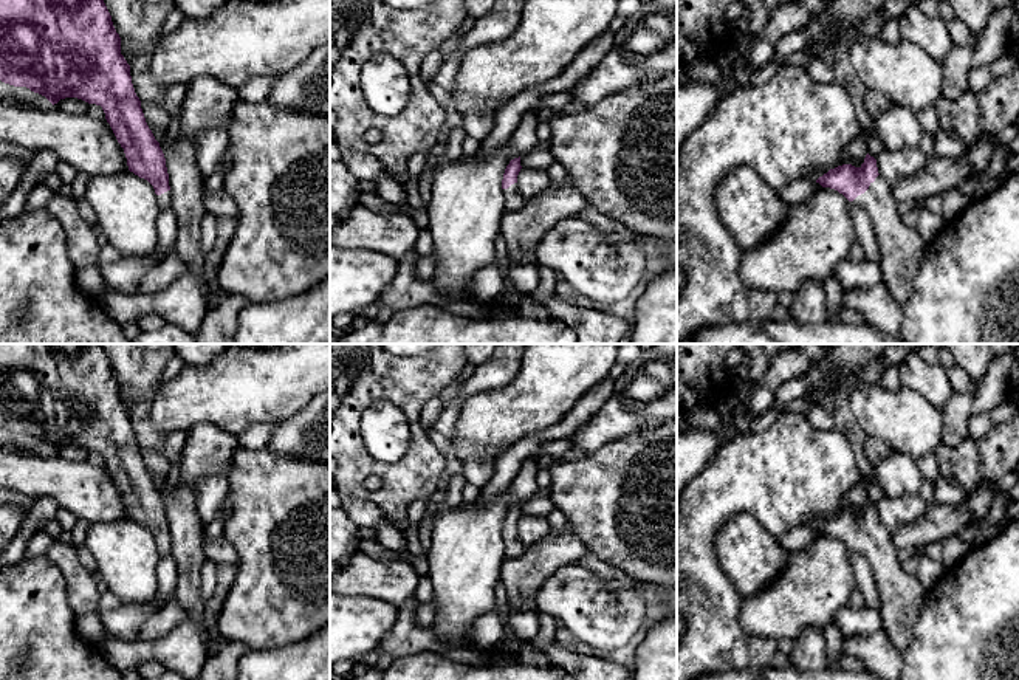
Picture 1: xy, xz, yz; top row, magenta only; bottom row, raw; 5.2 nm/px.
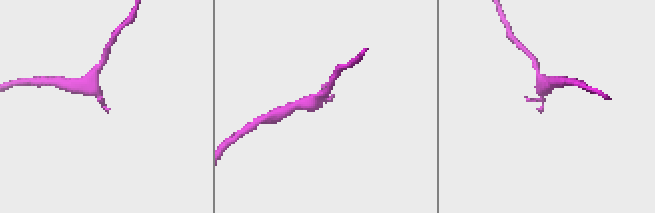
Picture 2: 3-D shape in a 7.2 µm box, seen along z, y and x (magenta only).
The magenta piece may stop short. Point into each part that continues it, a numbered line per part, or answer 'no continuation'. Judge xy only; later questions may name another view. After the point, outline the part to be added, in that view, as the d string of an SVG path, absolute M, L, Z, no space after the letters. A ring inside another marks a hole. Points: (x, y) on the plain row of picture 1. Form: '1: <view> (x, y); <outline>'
1: xy (163, 547); M167 537L161 542L156 542L156 548L158 548L158 553L161 558L170 555L170 537Z

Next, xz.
1: xz (514, 549); M517 530L503 536L505 544L505 559L519 559L523 556L527 545L519 539Z

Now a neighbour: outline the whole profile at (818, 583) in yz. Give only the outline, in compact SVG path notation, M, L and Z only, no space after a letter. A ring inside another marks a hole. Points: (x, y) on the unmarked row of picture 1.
M821 534L805 548L790 553L787 568L774 584L742 599L739 623L743 630L779 641L796 640L808 627L822 630L836 623L838 613L849 606L852 593L858 590L850 553L852 548L830 534Z

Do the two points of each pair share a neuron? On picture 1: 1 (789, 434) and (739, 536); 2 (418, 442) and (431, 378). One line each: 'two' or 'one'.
1: two
2: one

